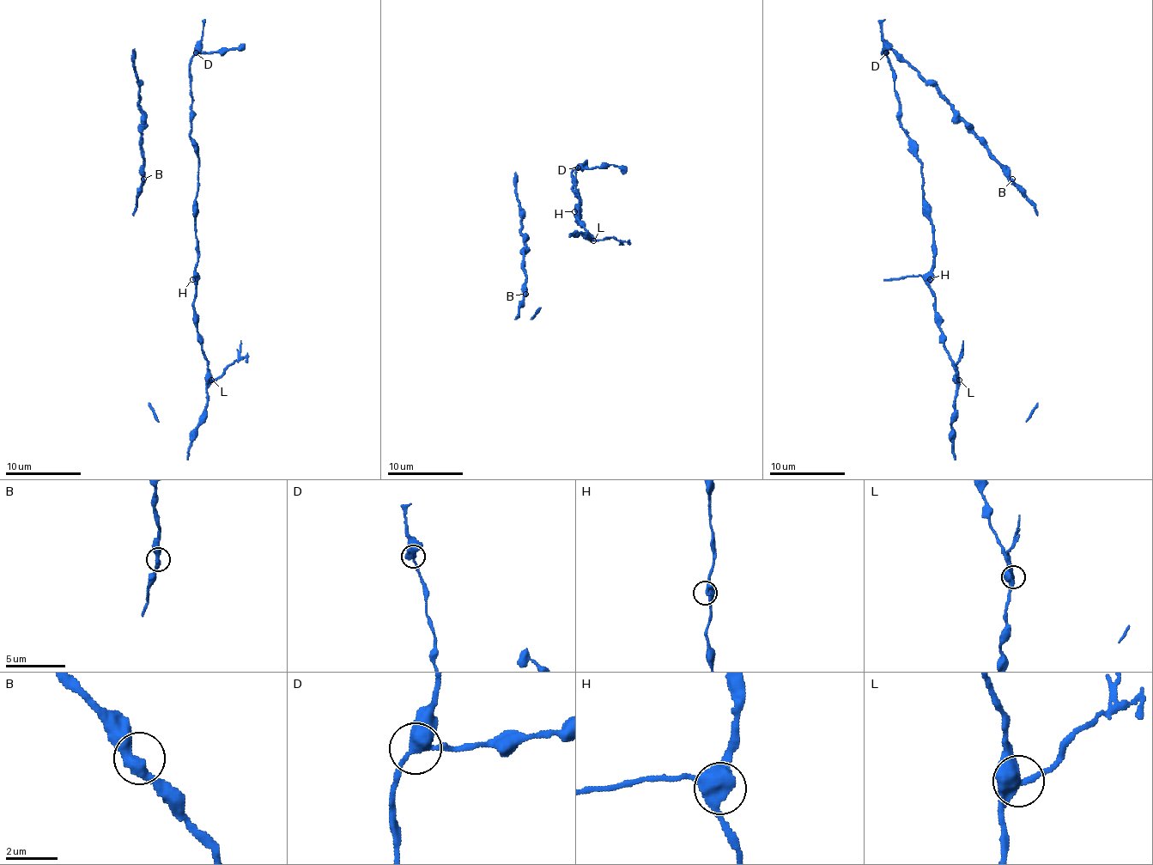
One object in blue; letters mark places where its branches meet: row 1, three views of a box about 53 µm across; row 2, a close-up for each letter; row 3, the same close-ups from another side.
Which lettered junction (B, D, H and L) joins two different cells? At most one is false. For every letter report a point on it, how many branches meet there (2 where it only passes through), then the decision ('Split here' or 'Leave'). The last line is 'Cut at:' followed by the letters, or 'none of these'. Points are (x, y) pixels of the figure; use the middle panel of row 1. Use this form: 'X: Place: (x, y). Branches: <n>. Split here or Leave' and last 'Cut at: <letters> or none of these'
B: Place: (525, 294). Branches: 2. Leave
D: Place: (578, 167). Branches: 3. Leave
H: Place: (574, 211). Branches: 3. Leave
L: Place: (593, 240). Branches: 3. Split here
Cut at: L

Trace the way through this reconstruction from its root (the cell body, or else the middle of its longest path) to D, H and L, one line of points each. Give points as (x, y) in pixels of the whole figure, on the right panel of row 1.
D: (922, 167), (916, 143), (900, 120), (900, 98), (894, 88), (894, 70), (886, 52)
H: (922, 167), (924, 215), (930, 221), (933, 234), (933, 275), (930, 279)
L: (922, 167), (924, 215), (933, 234), (930, 290), (935, 297), (935, 322), (960, 380)

